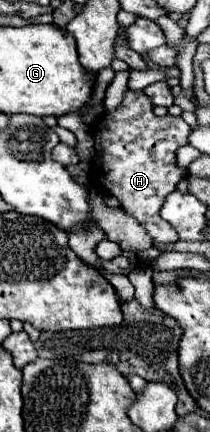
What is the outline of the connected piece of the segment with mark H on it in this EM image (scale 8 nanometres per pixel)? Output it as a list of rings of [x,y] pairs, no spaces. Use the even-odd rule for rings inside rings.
[[[126,89],[124,93],[124,99],[122,103],[118,105],[118,109],[114,111],[106,111],[92,127],[92,137],[94,137],[94,159],[90,163],[90,183],[96,185],[96,187],[102,187],[104,191],[108,191],[110,195],[114,195],[122,209],[134,217],[148,233],[150,237],[156,241],[156,243],[174,243],[178,239],[178,235],[174,233],[172,225],[166,223],[162,217],[160,217],[160,207],[164,203],[164,199],[168,197],[168,193],[176,191],[176,185],[188,175],[186,169],[178,167],[176,163],[176,149],[186,145],[188,143],[188,135],[190,135],[190,125],[182,119],[182,117],[172,117],[172,115],[166,115],[166,117],[156,117],[152,113],[154,105],[150,101],[150,97],[146,97],[144,91],[130,91]]]

